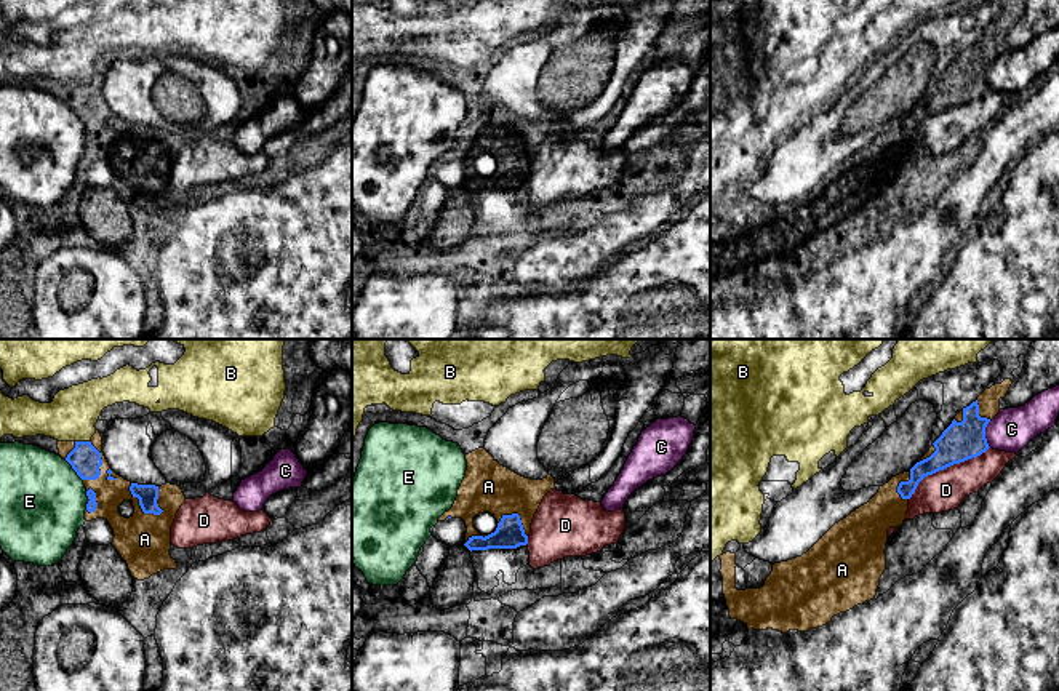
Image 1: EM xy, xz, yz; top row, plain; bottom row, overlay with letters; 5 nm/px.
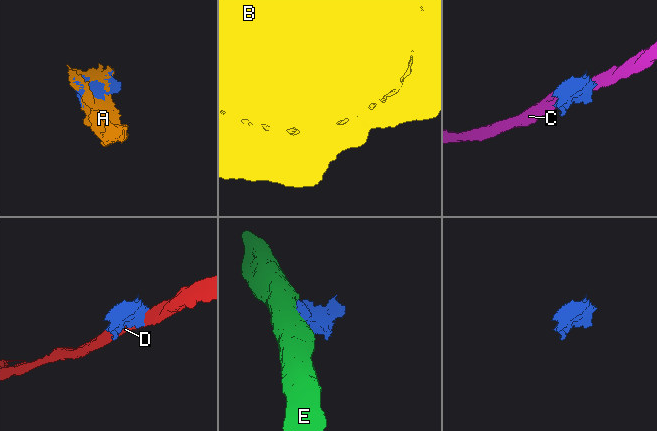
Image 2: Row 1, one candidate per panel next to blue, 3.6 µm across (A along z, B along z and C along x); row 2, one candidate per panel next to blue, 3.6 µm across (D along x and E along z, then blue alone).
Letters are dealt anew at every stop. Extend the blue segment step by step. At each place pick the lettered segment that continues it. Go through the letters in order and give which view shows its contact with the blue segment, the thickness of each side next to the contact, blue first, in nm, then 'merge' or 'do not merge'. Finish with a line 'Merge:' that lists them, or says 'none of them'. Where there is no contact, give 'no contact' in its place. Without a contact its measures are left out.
A: xy | 110/280 nm | merge
B: xy | 160/240 nm | do not merge
C: yz | 190/220 nm | do not merge
D: yz | 190/200 nm | do not merge
E: xy | 160/440 nm | do not merge
Merge: A

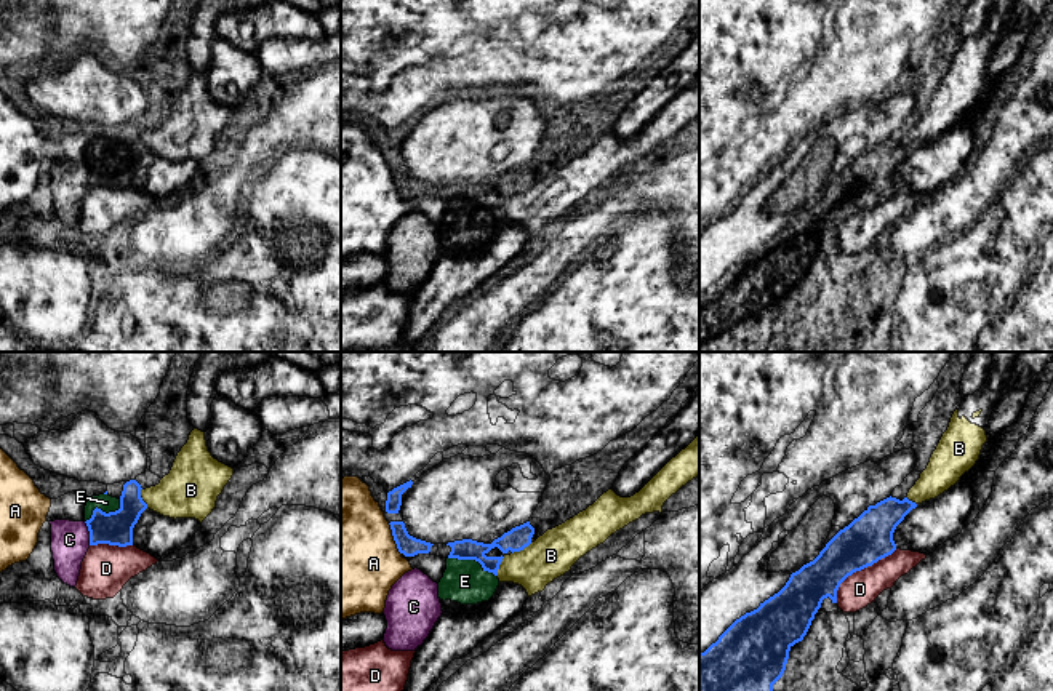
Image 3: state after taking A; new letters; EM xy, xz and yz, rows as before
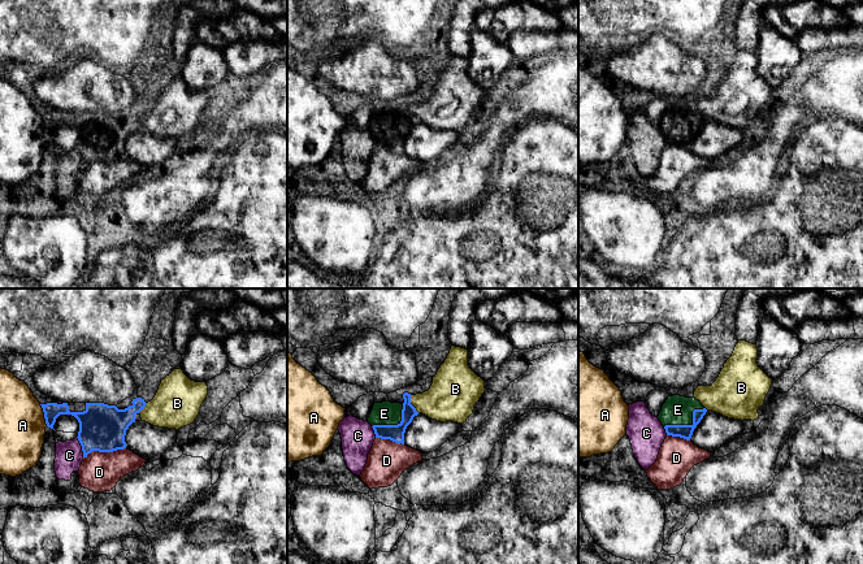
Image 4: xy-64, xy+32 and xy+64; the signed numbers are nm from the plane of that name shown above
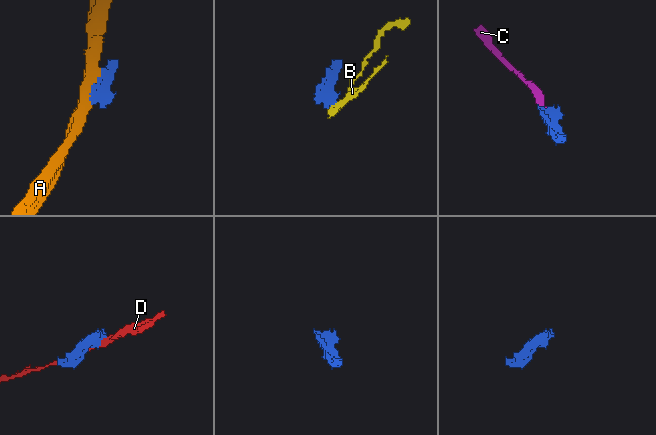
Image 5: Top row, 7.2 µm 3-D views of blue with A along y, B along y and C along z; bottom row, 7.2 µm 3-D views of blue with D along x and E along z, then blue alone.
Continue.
A: xz | 100/500 nm | do not merge
B: xy | 180/280 nm | do not merge
C: xy | 180/190 nm | do not merge
D: yz | 240/170 nm | do not merge
E: xz | 120/220 nm | merge
Merge: E

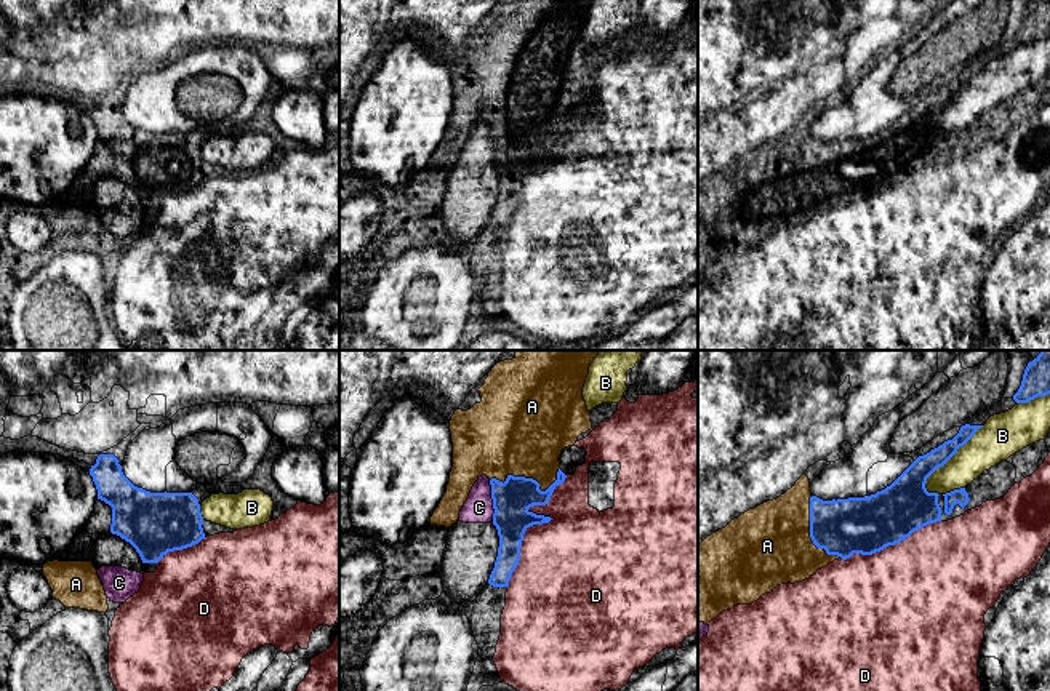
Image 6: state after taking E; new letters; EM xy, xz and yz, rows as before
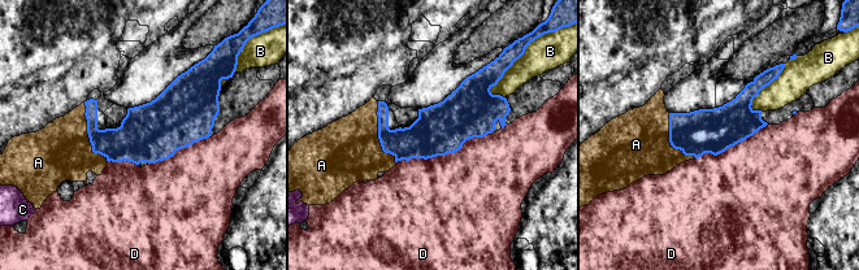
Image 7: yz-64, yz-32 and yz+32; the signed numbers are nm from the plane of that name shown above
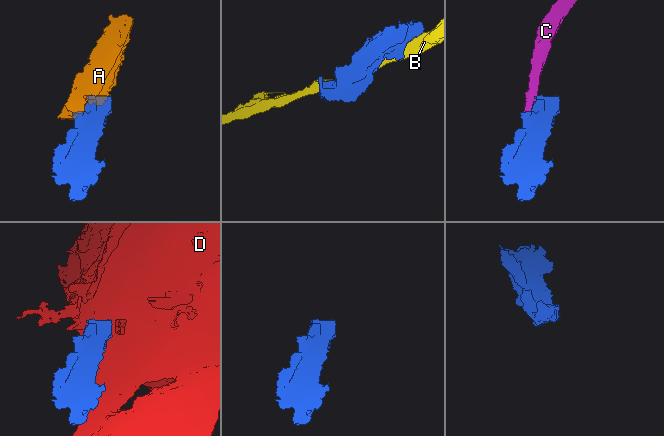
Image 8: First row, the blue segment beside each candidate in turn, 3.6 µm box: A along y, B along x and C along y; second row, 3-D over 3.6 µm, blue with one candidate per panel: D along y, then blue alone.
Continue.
A: xz | 190/460 nm | merge
B: yz | 170/200 nm | do not merge
C: xz | 190/140 nm | do not merge
D: xz | 190/480 nm | do not merge
Merge: A

